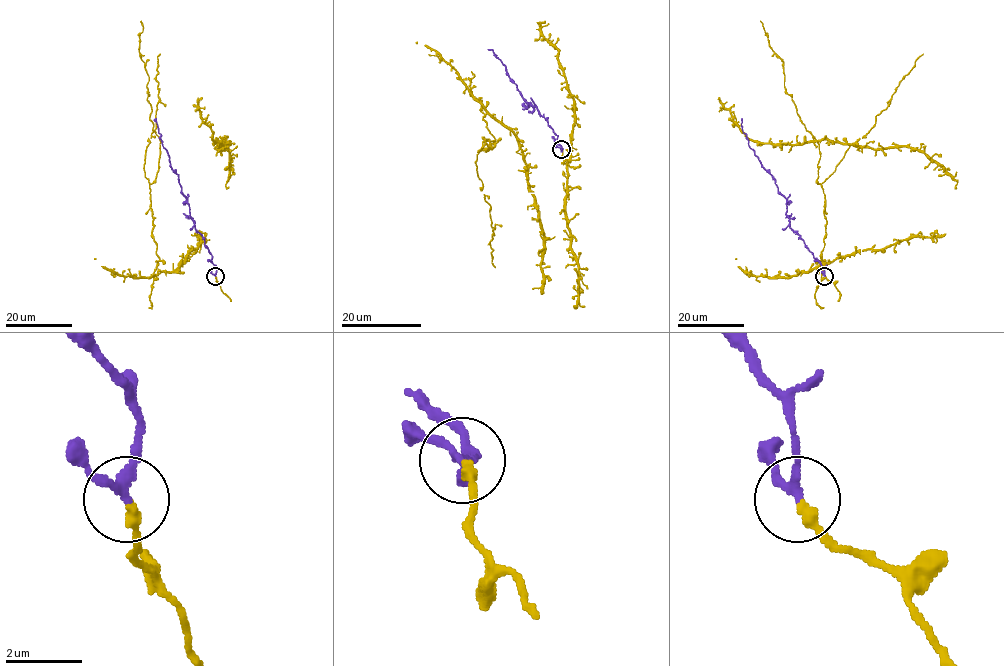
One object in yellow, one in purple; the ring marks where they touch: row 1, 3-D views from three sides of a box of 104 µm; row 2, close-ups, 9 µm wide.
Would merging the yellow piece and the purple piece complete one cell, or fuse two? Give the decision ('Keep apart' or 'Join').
Join

